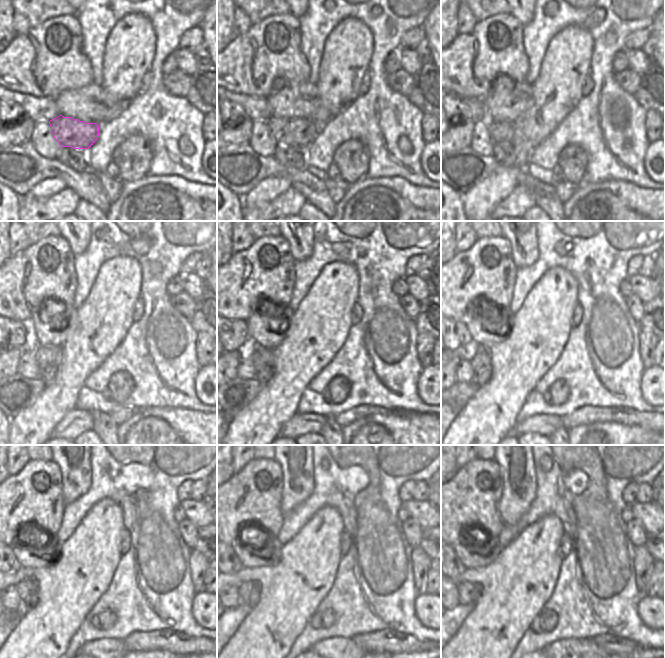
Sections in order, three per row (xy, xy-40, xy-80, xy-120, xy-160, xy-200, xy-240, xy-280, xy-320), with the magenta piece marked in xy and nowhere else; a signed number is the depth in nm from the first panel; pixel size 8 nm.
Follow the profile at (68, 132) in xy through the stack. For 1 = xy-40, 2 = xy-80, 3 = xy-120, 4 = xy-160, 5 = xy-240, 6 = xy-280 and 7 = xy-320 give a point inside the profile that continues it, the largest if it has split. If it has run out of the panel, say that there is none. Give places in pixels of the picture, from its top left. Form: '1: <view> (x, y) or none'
1: xy-40 (301, 133)
2: xy-80 (499, 131)
3: xy-120 (45, 356)
4: xy-160 (261, 357)
5: xy-240 (26, 588)
6: xy-280 (248, 589)
7: xy-320 (467, 591)

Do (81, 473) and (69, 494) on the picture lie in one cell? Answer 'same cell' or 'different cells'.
same cell

